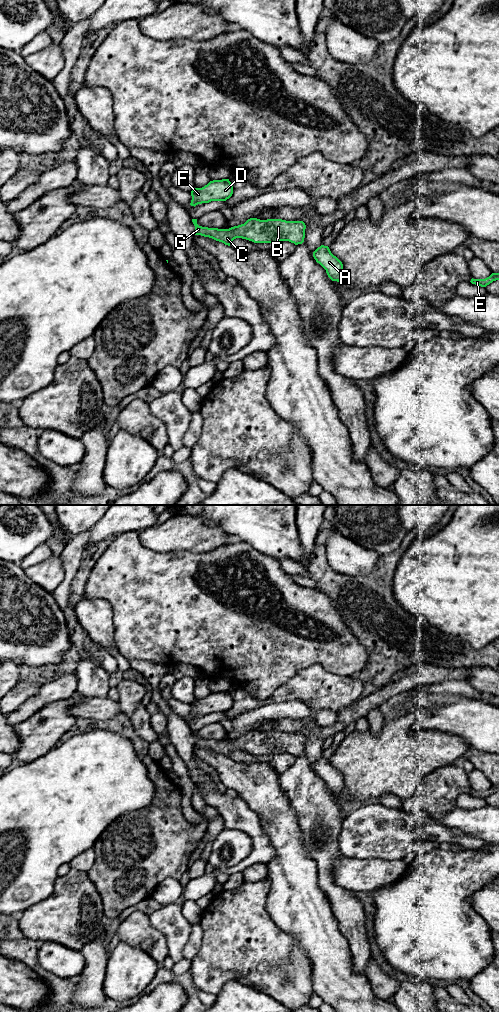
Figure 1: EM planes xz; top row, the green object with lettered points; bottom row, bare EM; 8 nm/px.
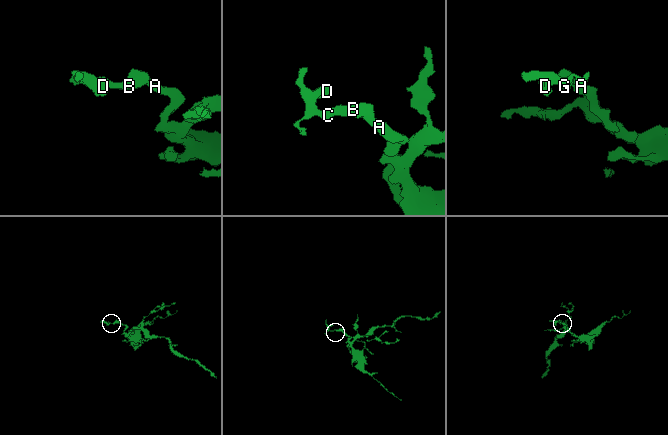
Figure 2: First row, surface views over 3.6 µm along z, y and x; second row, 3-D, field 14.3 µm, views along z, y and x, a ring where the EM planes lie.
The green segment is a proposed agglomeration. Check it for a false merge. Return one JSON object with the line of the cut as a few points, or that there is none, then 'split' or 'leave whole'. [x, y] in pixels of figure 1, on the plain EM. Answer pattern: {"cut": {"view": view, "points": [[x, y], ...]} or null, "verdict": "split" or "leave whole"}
{"cut": null, "verdict": "leave whole"}

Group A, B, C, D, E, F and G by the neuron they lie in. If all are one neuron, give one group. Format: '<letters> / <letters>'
A B C D E F G

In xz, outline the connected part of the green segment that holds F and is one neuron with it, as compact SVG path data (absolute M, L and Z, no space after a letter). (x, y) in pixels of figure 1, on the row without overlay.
M229 691L213 692L202 700L191 703L192 712L190 717L196 718L211 713L226 713L233 706L233 698Z

